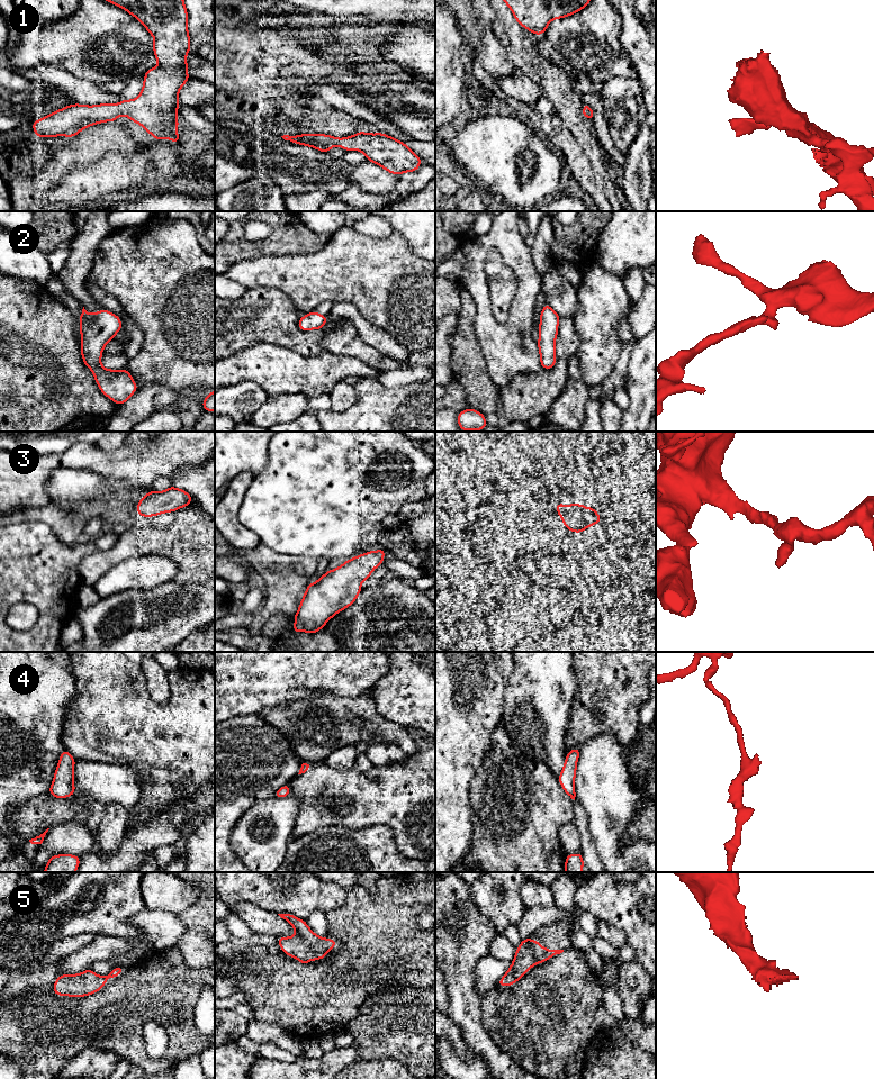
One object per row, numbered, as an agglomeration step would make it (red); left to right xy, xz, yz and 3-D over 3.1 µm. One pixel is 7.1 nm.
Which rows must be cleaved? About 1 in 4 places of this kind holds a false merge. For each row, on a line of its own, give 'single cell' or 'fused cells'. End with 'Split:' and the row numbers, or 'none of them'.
1: single cell
2: single cell
3: single cell
4: single cell
5: single cell
Split: none of them

